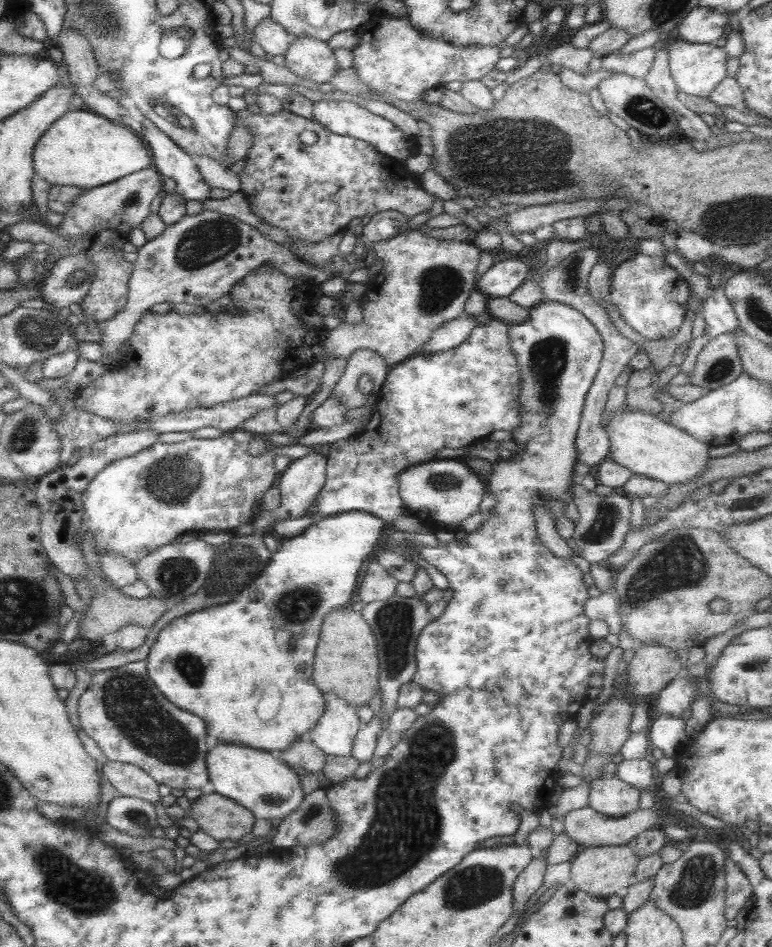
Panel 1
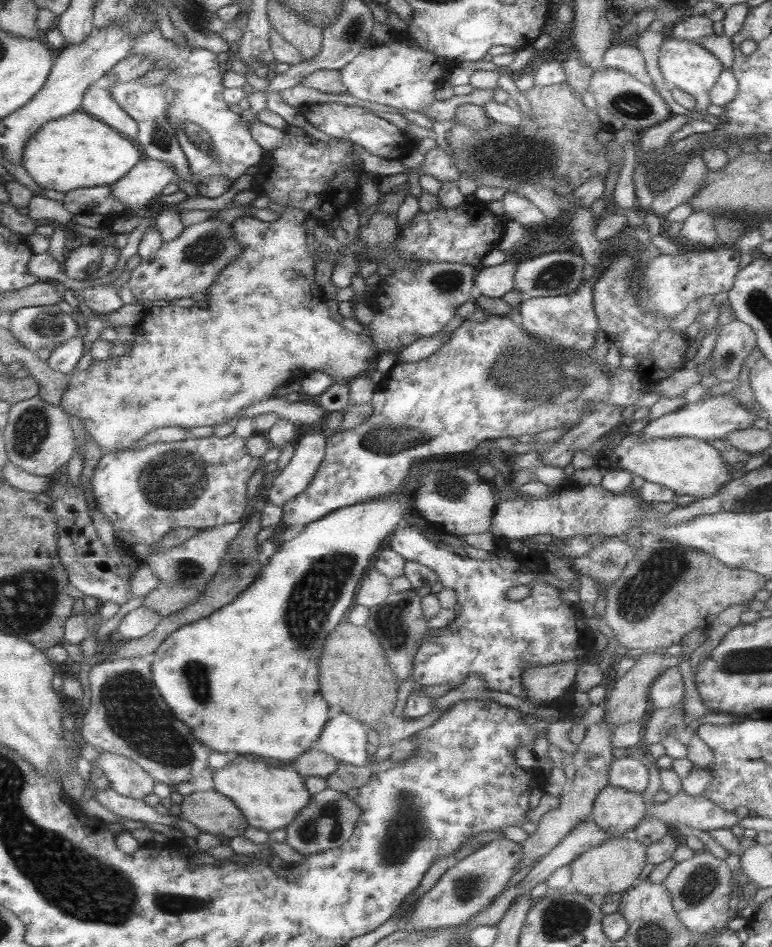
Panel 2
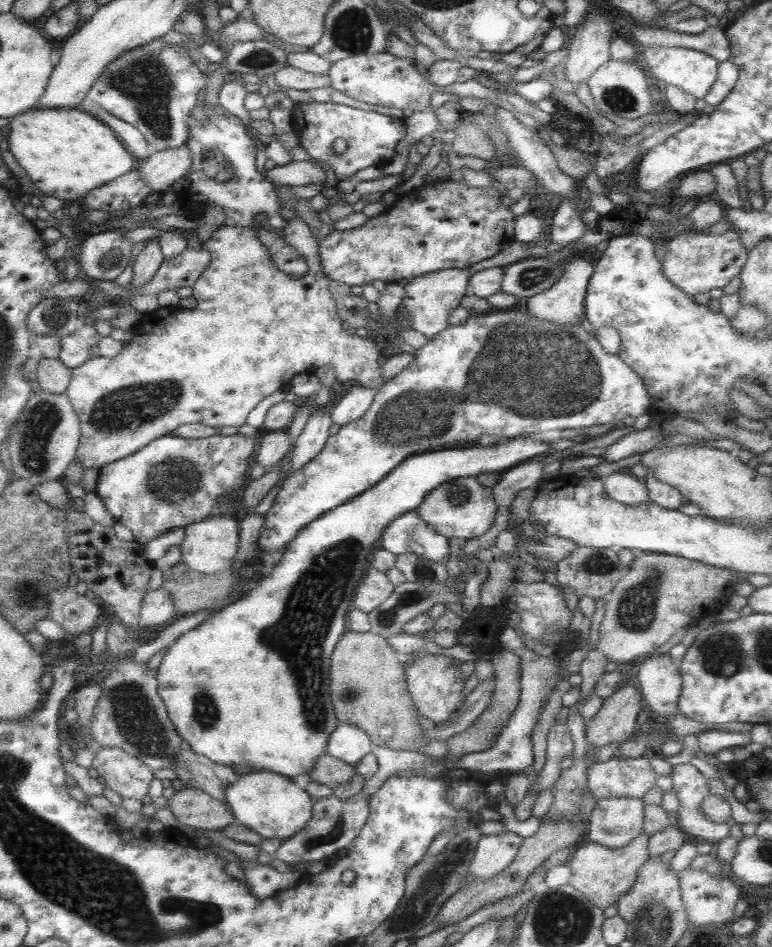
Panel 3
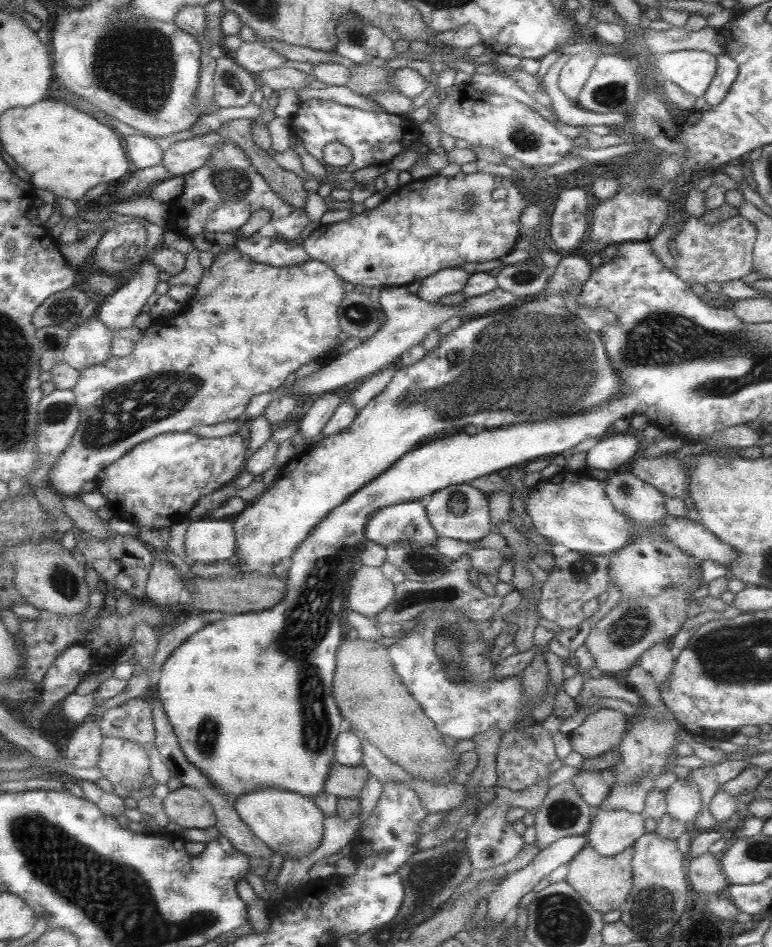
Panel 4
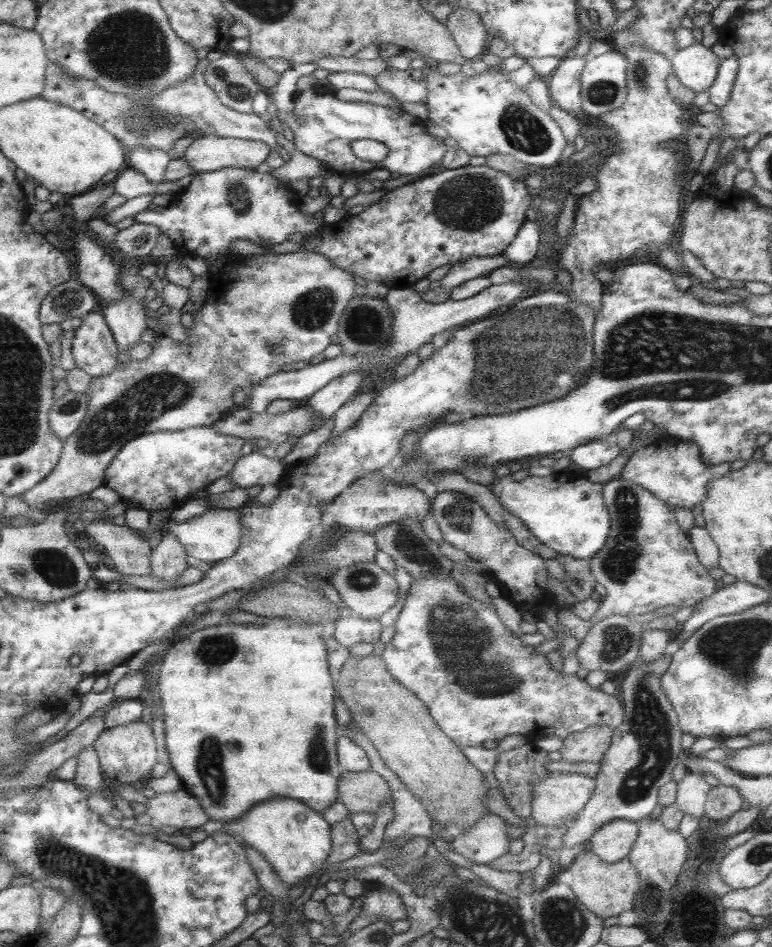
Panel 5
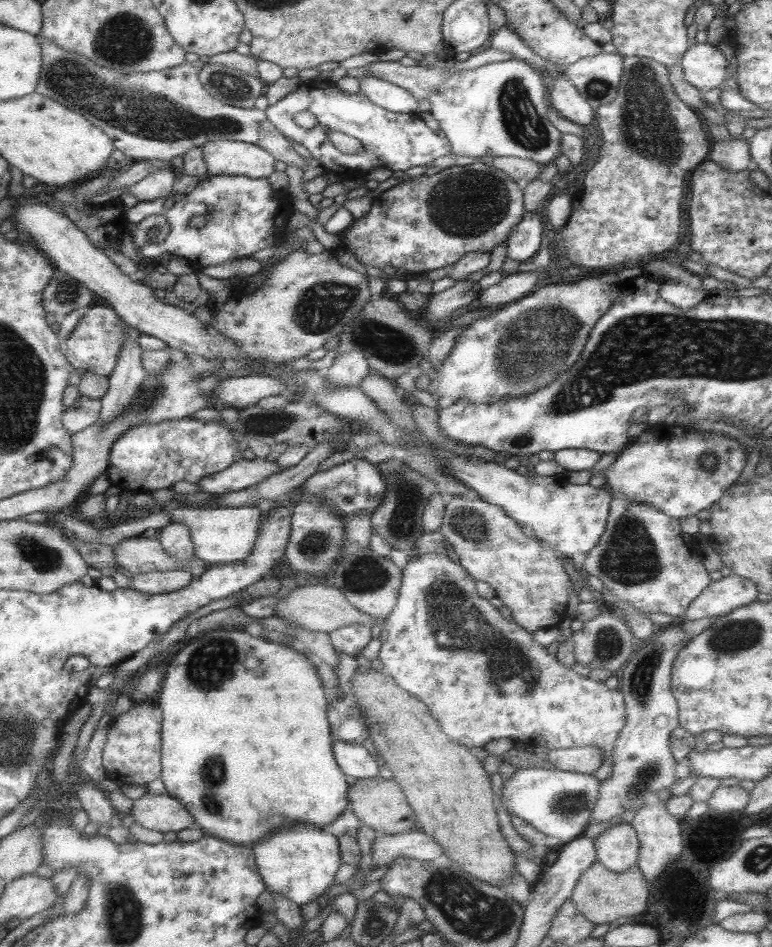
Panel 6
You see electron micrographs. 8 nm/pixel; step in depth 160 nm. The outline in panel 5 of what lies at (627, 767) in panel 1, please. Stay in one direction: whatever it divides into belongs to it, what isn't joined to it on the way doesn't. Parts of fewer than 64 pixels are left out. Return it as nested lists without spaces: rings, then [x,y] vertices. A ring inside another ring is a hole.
[[[553,774],[538,778],[532,786],[530,817],[537,825],[559,828],[564,817],[573,818],[585,806],[594,789],[592,778],[582,774]]]

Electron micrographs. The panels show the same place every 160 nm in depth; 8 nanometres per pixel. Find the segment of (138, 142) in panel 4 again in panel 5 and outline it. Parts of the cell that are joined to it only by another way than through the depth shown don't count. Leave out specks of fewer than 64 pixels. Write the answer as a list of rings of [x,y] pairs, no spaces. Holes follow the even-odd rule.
[[[135,145],[126,153],[126,164],[142,174],[147,182],[151,184],[165,182],[162,180],[162,170],[167,166],[170,158],[164,150]]]

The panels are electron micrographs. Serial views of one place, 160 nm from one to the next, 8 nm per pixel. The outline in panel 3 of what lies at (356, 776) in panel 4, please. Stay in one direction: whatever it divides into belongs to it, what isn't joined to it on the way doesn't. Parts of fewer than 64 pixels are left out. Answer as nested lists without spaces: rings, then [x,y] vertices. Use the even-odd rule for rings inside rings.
[[[323,753],[317,760],[313,761],[308,778],[332,789],[334,786],[347,782],[353,773],[355,773],[353,766]]]

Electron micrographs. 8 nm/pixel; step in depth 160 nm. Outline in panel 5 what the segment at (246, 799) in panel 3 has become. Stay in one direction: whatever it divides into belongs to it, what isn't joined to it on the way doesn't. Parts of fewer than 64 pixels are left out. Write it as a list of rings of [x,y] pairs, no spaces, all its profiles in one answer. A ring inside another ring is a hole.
[[[289,798],[259,802],[248,813],[241,814],[241,818],[228,823],[211,820],[197,829],[205,831],[207,835],[218,829],[225,830],[228,835],[237,834],[242,842],[261,853],[272,866],[273,872],[291,887],[305,877],[319,877],[319,868],[330,849],[330,824],[325,822],[320,812]]]

